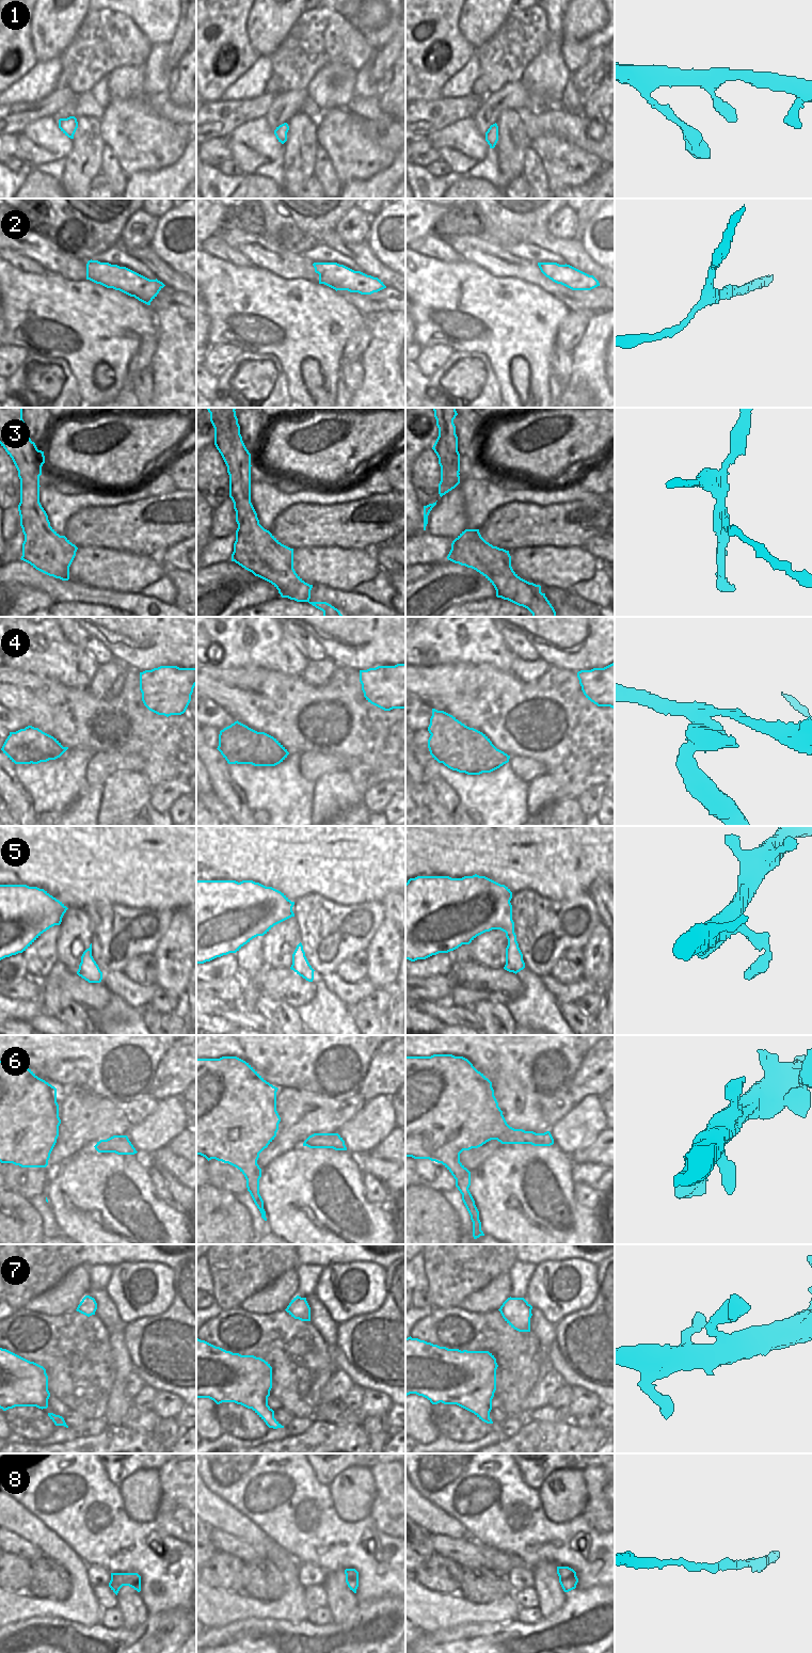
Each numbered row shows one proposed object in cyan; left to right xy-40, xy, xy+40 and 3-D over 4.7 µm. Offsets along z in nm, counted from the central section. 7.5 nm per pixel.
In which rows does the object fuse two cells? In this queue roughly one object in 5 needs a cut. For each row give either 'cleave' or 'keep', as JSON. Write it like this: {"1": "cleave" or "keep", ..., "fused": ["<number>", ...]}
{"1": "keep", "2": "keep", "3": "cleave", "4": "cleave", "5": "keep", "6": "keep", "7": "keep", "8": "keep", "fused": ["3", "4"]}

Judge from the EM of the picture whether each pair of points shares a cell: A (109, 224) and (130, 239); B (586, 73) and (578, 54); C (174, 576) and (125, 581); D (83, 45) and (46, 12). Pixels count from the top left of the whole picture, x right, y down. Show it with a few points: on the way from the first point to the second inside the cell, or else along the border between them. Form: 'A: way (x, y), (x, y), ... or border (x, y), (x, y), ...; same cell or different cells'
A: border (136, 212), (127, 221), (118, 243); different cells
B: border (590, 50), (587, 61), (574, 73); different cells
C: border (164, 566), (165, 575); different cells
D: border (86, 14), (76, 35), (59, 56); different cells

